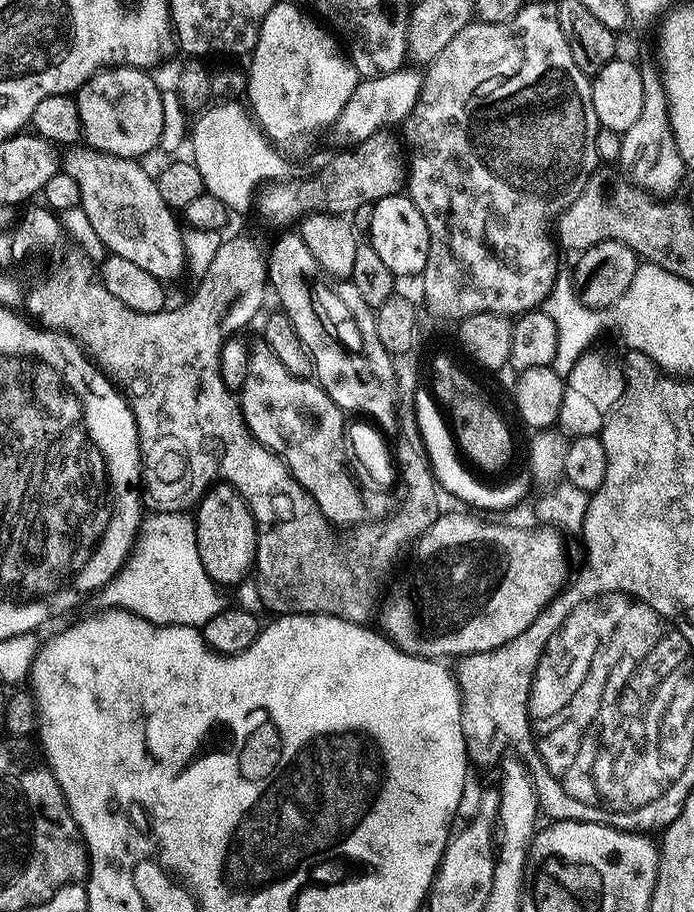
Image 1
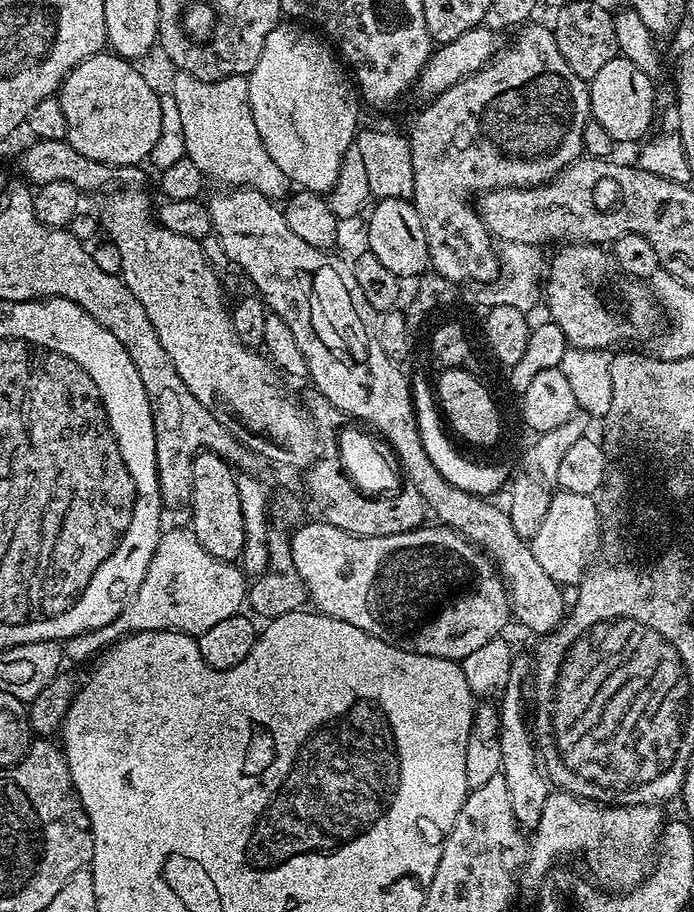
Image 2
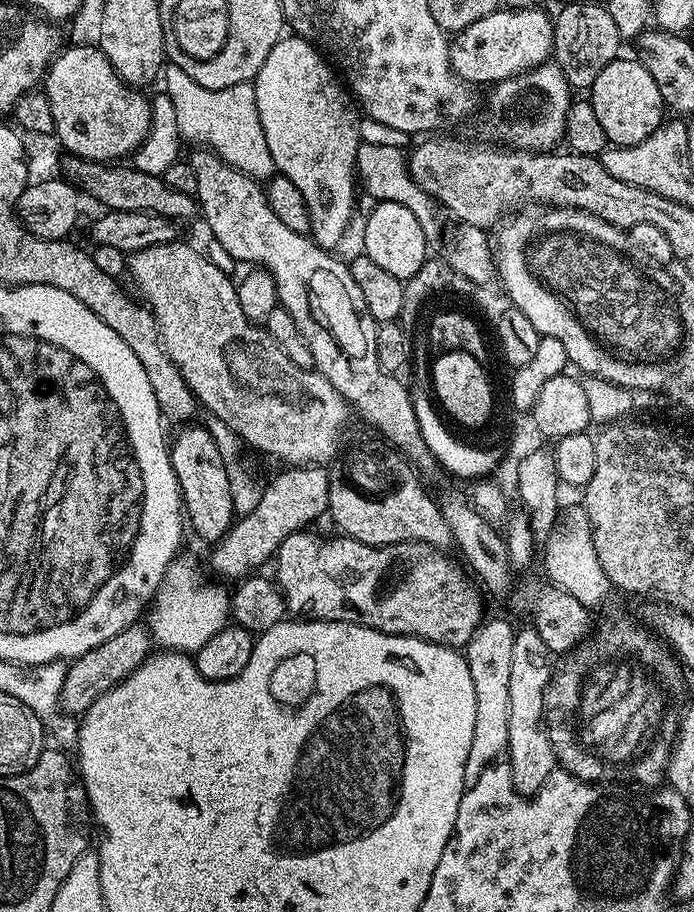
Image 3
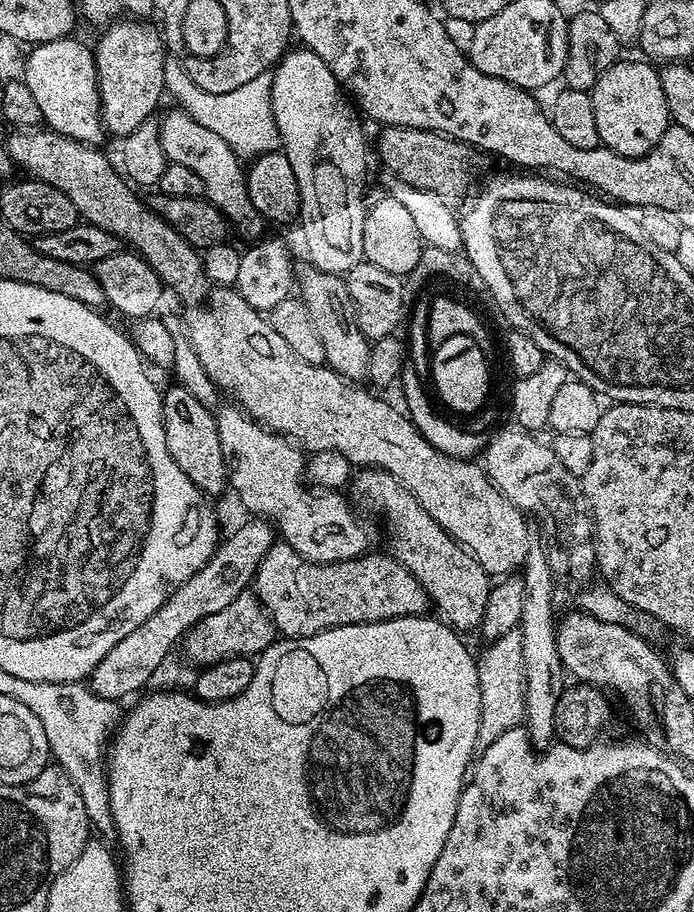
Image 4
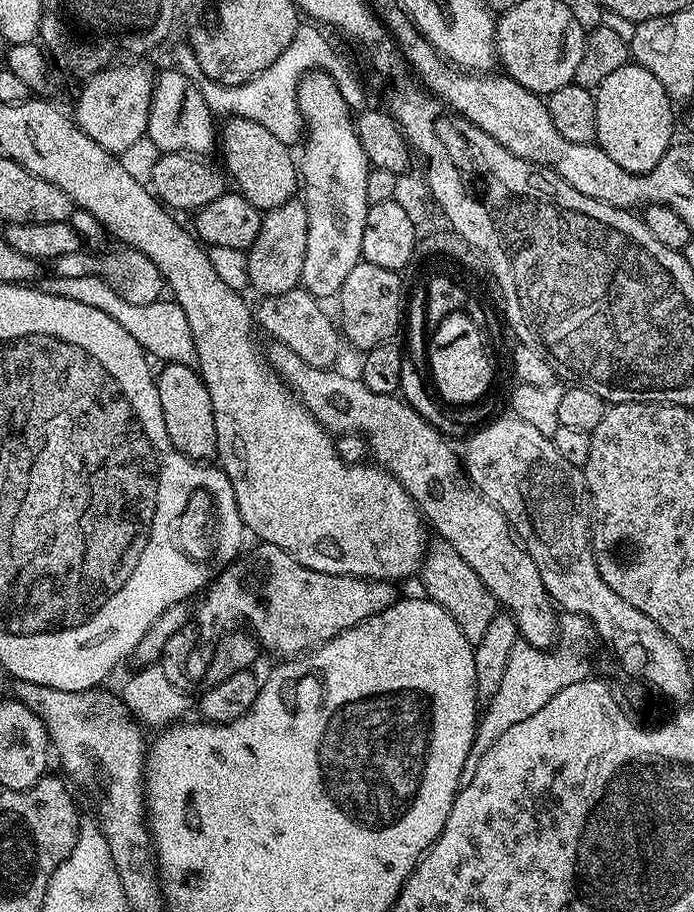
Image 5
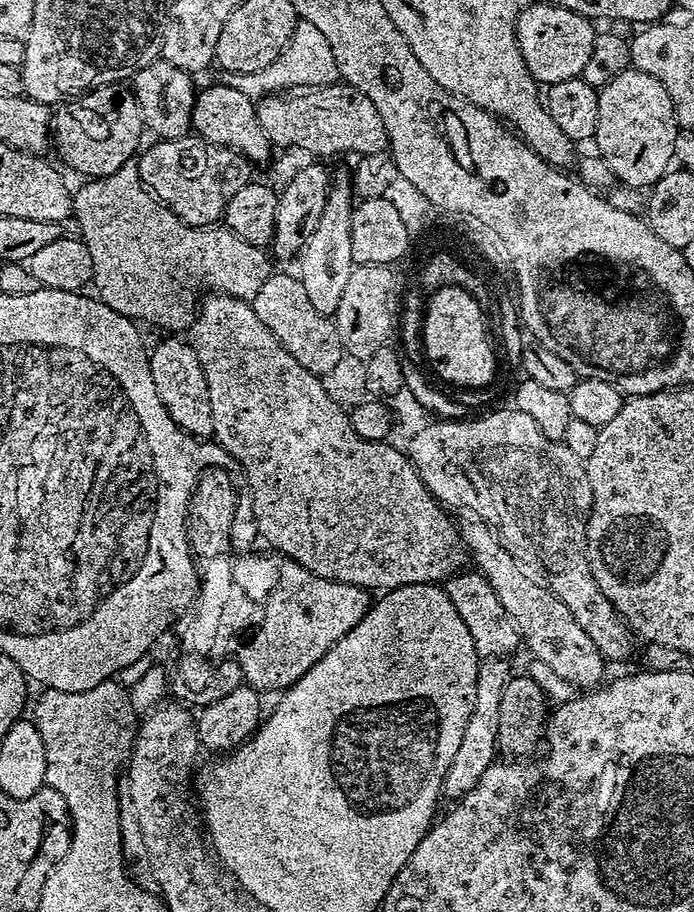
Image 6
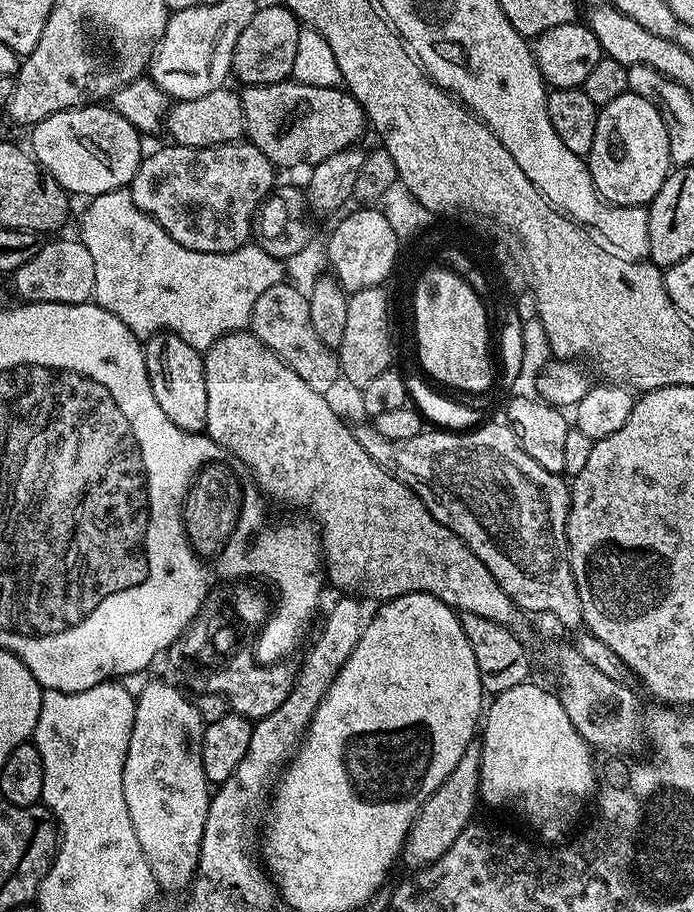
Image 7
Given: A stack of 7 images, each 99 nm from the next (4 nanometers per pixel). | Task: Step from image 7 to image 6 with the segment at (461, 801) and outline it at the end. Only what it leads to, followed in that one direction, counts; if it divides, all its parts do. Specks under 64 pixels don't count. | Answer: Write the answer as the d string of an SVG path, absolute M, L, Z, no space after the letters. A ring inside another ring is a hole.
M488 658L481 661L475 682L474 710L470 710L470 722L466 722L466 734L462 734L462 746L458 746L458 754L448 767L444 779L443 795L447 799L449 796L452 802L459 801L461 796L474 790L474 786L478 786L478 778L482 778L482 774L497 759L502 696L512 677L508 662L504 658Z

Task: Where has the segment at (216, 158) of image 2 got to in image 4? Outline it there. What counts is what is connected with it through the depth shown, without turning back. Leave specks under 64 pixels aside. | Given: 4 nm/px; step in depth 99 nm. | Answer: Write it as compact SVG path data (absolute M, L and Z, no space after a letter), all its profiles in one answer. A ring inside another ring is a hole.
M168 58L164 62L164 91L169 97L173 96L176 99L175 103L183 108L186 114L190 114L194 122L218 134L218 138L225 140L226 146L234 149L236 155L241 158L263 156L265 152L275 152L281 147L280 131L274 122L274 110L272 109L272 72L258 74L258 78L246 82L246 86L238 86L238 90L230 90L230 94L206 94L206 90L194 86L194 82L186 74L180 60Z

